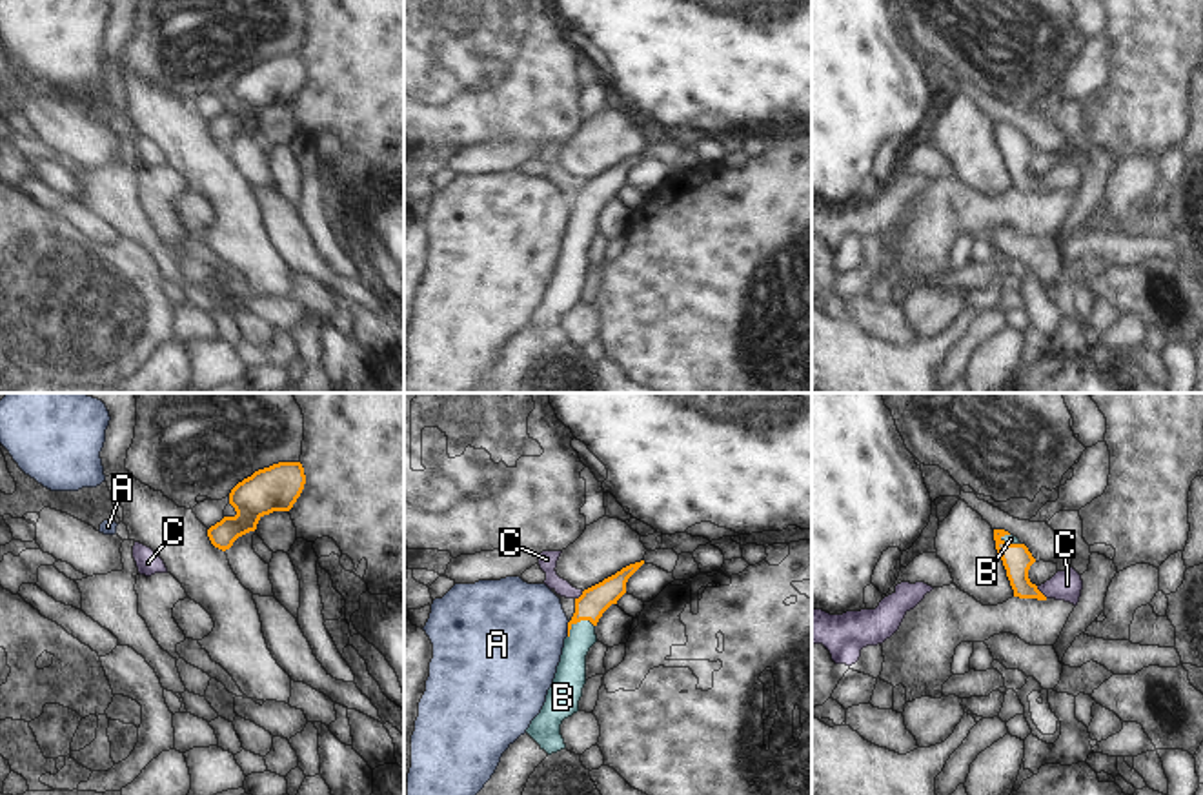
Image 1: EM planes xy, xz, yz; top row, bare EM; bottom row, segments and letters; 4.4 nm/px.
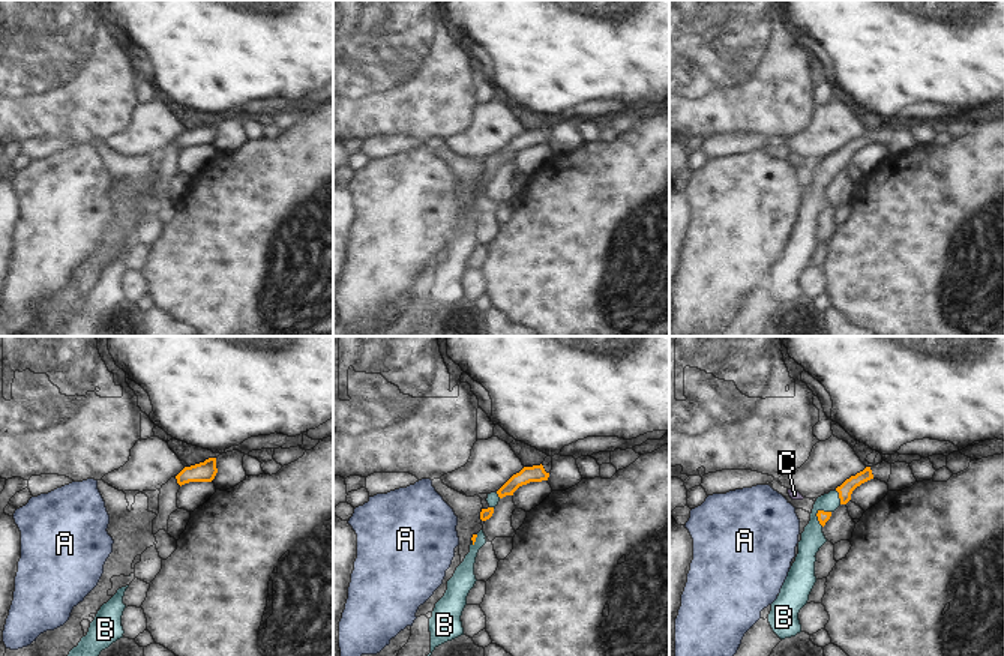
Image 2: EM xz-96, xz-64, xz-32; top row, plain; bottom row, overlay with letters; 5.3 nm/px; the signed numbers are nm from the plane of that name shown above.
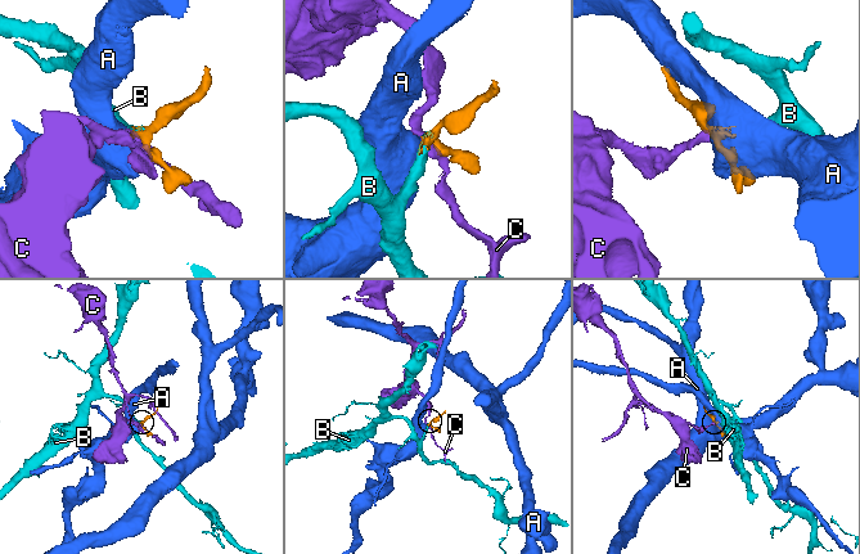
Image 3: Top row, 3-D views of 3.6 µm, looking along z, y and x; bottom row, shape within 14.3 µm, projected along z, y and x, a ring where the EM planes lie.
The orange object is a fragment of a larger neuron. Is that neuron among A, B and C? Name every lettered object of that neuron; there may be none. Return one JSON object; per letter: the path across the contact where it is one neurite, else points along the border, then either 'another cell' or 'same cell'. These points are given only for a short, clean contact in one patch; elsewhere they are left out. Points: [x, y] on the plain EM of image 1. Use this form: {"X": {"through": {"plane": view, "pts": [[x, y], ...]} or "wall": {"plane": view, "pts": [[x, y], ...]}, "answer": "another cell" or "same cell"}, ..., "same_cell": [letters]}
{"A": {"wall": {"plane": "xz", "pts": [[570, 213], [566, 228]]}, "answer": "another cell"}, "B": {"through": {"plane": "xz", "pts": [[594, 193], [577, 213], [577, 237], [570, 268]]}, "answer": "same cell"}, "C": {"answer": "another cell"}, "same_cell": ["B"]}

